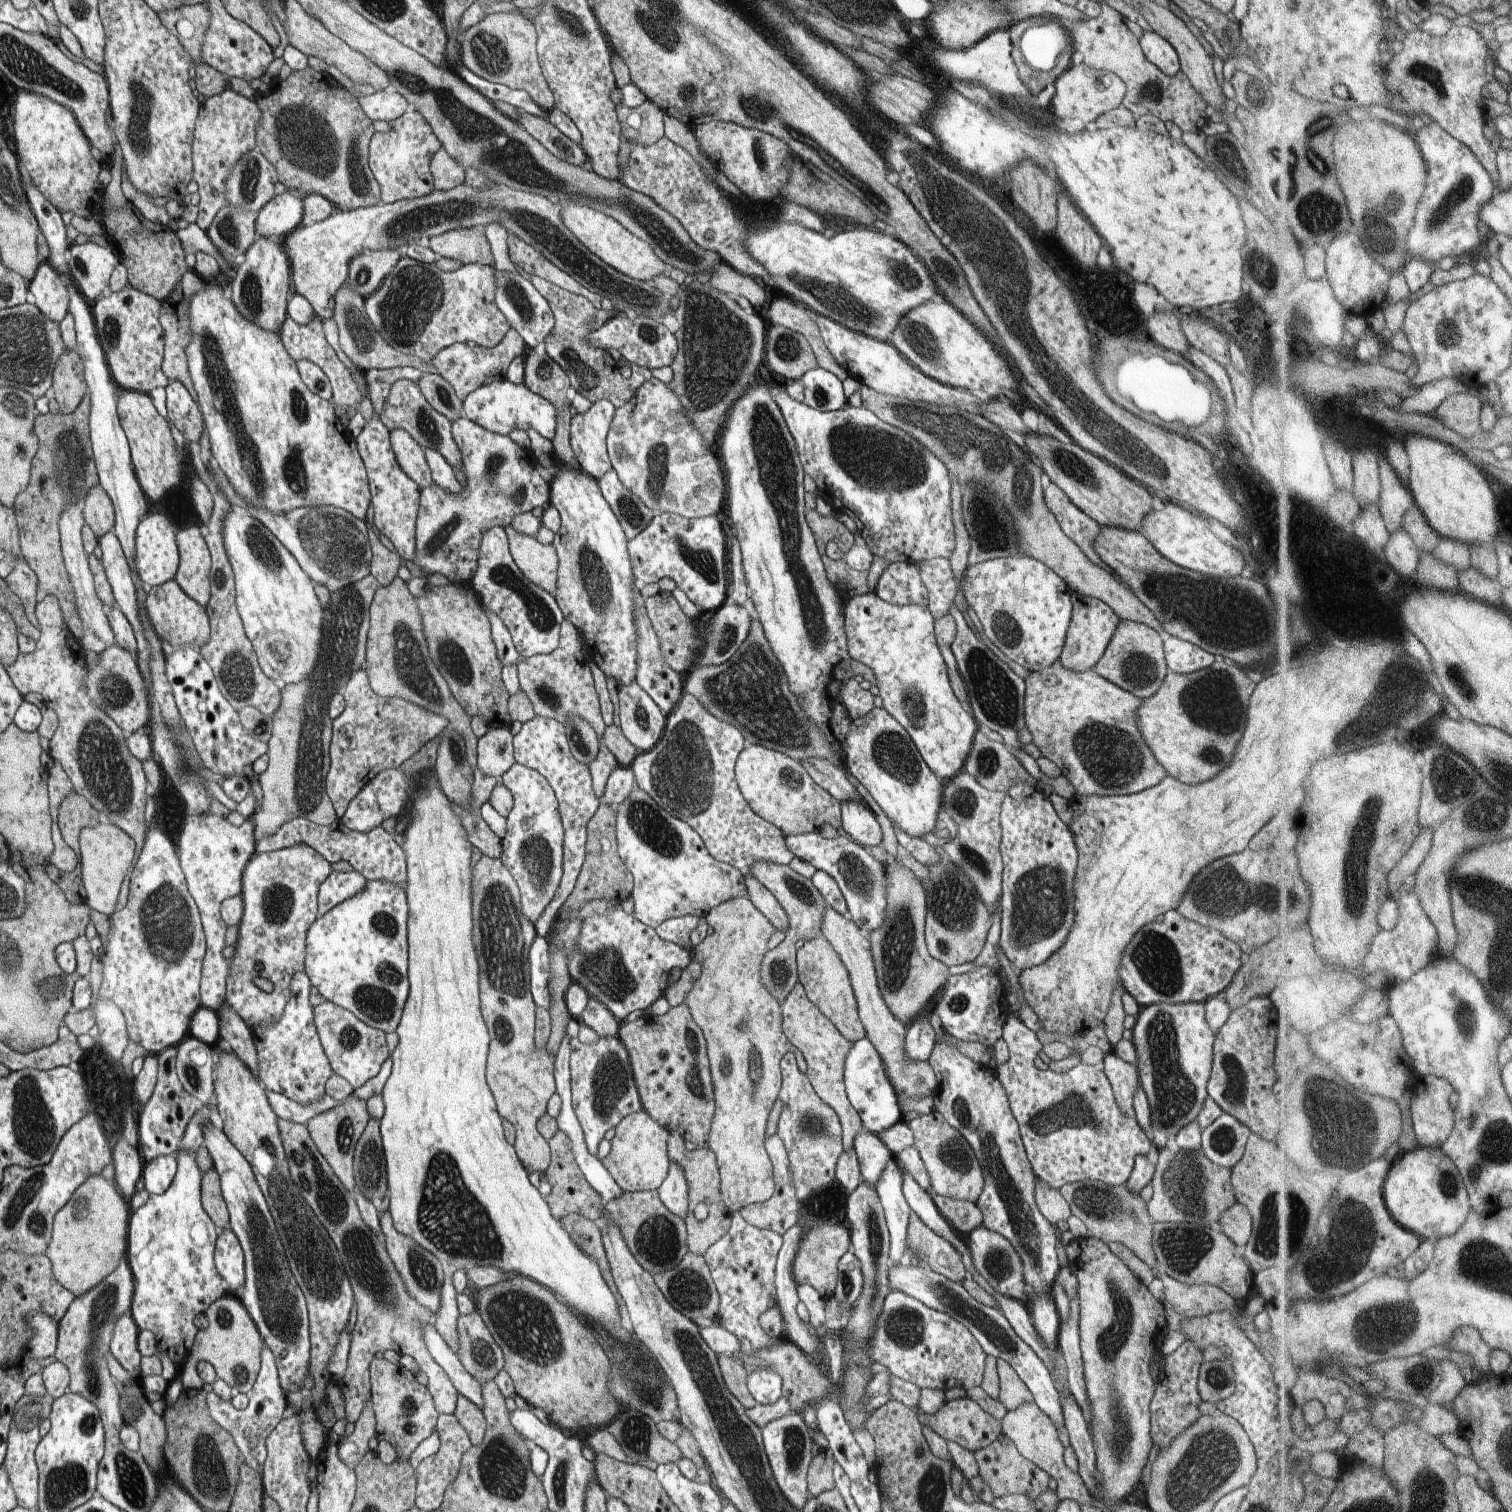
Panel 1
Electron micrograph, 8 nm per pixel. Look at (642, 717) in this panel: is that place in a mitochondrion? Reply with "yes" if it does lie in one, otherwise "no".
yes

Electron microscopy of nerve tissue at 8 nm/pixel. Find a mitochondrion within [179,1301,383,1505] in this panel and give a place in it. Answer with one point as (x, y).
(209, 1468)

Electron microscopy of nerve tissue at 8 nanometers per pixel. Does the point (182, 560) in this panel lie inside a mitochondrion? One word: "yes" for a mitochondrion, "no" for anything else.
no

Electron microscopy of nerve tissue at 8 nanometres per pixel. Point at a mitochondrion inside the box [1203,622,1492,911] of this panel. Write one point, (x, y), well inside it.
(1397, 691)

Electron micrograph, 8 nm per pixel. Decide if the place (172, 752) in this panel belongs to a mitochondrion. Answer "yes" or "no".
yes

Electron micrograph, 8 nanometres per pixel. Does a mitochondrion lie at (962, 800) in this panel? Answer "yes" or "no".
yes

